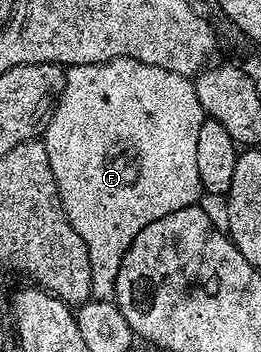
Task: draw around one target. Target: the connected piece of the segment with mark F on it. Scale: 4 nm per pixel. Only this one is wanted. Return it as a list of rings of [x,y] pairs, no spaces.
[[[85,63],[79,67],[70,67],[66,71],[66,88],[63,89],[62,96],[58,99],[57,107],[54,108],[54,116],[46,124],[44,142],[50,154],[50,167],[54,171],[54,179],[58,182],[59,195],[62,198],[66,215],[76,231],[84,236],[86,247],[91,251],[91,267],[100,271],[101,282],[103,279],[106,285],[113,285],[116,281],[118,270],[122,267],[122,258],[126,256],[126,251],[138,235],[139,229],[152,221],[160,221],[180,209],[195,206],[199,202],[198,194],[204,191],[201,165],[198,163],[198,140],[200,129],[208,118],[208,112],[202,108],[204,99],[201,94],[186,95],[186,87],[195,86],[195,80],[187,77],[183,72],[167,71],[163,67],[154,70],[154,79],[150,87],[146,87],[146,71],[142,71],[142,79],[138,79],[138,71],[128,71],[128,79],[126,79],[122,73],[114,71],[107,63],[106,71],[98,71],[98,63]]]

